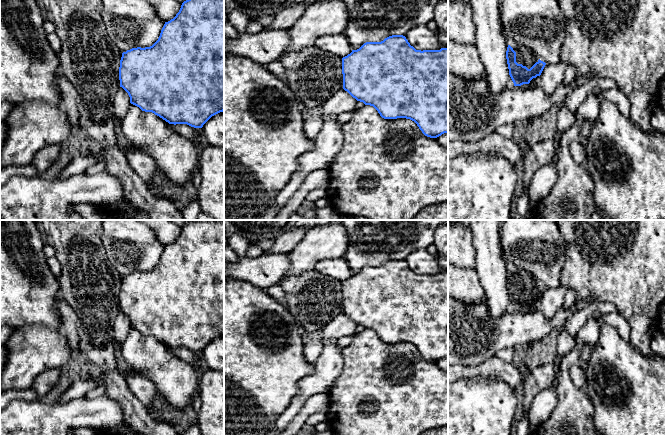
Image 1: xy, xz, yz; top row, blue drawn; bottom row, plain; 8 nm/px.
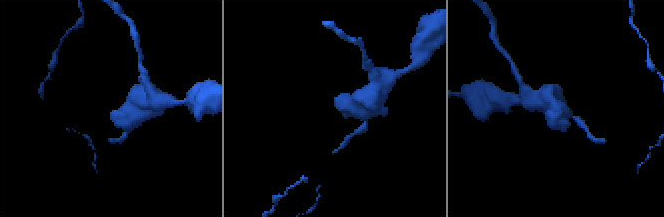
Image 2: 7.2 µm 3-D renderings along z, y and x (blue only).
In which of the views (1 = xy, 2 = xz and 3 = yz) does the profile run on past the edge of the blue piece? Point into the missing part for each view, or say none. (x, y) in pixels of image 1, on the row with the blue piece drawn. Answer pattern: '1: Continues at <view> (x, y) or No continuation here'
1: No continuation here
2: No continuation here
3: No continuation here

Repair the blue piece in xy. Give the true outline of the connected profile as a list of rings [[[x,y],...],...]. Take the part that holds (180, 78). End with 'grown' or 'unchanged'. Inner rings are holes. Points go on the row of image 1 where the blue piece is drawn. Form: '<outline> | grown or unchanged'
[[[186,0],[179,12],[168,22],[165,22],[158,40],[150,47],[137,47],[122,53],[119,67],[120,87],[130,97],[130,103],[142,111],[152,112],[169,124],[187,124],[194,128],[202,128],[214,115],[224,111],[224,0]]] | unchanged

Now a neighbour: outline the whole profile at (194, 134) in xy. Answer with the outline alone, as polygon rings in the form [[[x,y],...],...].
[[[169,124],[170,127],[179,133],[180,135],[192,140],[195,143],[199,143],[203,140],[203,132],[201,132],[198,128],[191,127],[187,124]]]

